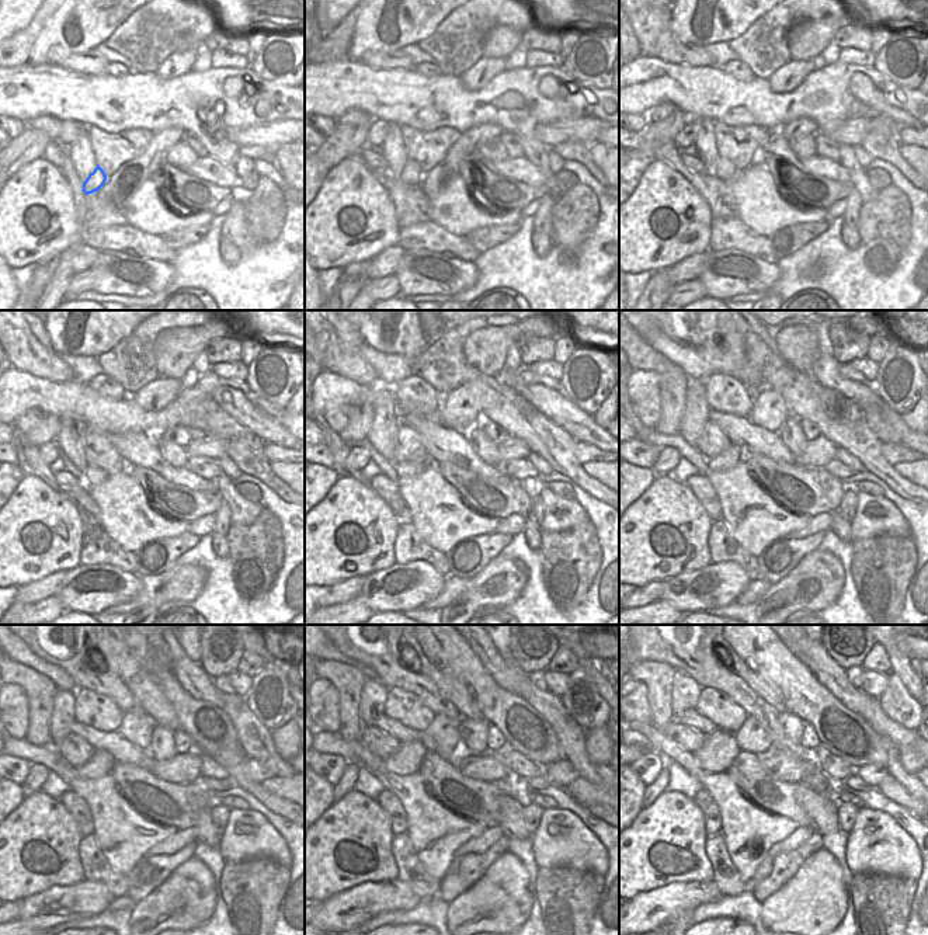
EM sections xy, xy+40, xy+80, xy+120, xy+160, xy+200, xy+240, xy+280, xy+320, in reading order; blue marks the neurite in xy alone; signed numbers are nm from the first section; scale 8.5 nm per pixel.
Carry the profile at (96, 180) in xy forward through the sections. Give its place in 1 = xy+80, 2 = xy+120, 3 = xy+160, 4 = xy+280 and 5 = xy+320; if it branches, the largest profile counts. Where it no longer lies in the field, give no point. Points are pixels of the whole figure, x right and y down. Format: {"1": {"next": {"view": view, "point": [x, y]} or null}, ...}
{"1": {"next": {"view": "xy+80", "point": [725, 170]}}, "2": {"next": {"view": "xy+120", "point": [91, 476]}}, "3": {"next": {"view": "xy+160", "point": [409, 468]}}, "4": {"next": {"view": "xy+280", "point": [407, 758]}}, "5": {"next": {"view": "xy+320", "point": [719, 750]}}}

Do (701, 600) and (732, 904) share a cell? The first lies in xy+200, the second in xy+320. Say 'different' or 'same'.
different

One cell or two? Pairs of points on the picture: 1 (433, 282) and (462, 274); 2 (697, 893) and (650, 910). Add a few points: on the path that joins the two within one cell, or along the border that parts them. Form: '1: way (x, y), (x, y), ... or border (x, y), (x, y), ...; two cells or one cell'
1: way (440, 282), (445, 284), (455, 275); one cell
2: way (685, 894), (661, 902); one cell

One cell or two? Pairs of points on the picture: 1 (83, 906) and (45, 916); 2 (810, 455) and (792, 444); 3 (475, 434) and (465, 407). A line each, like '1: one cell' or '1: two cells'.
1: one cell
2: two cells
3: two cells

